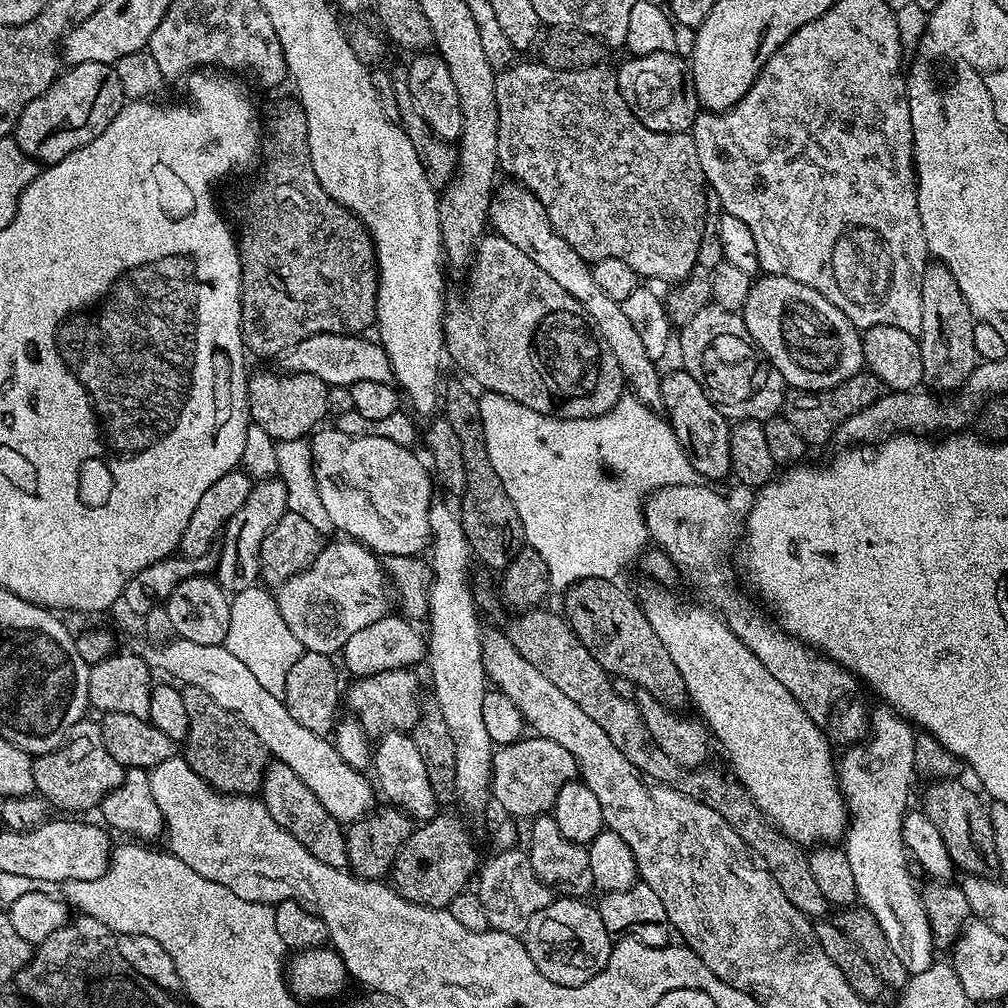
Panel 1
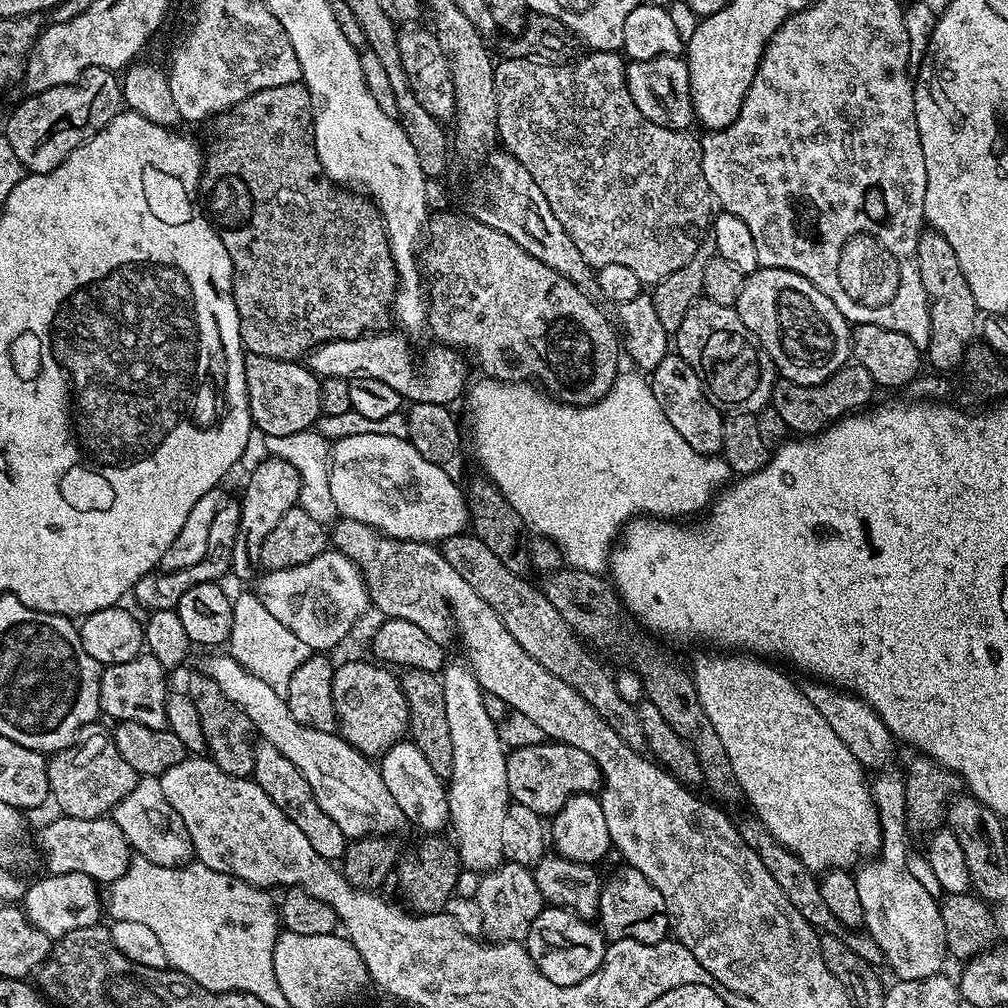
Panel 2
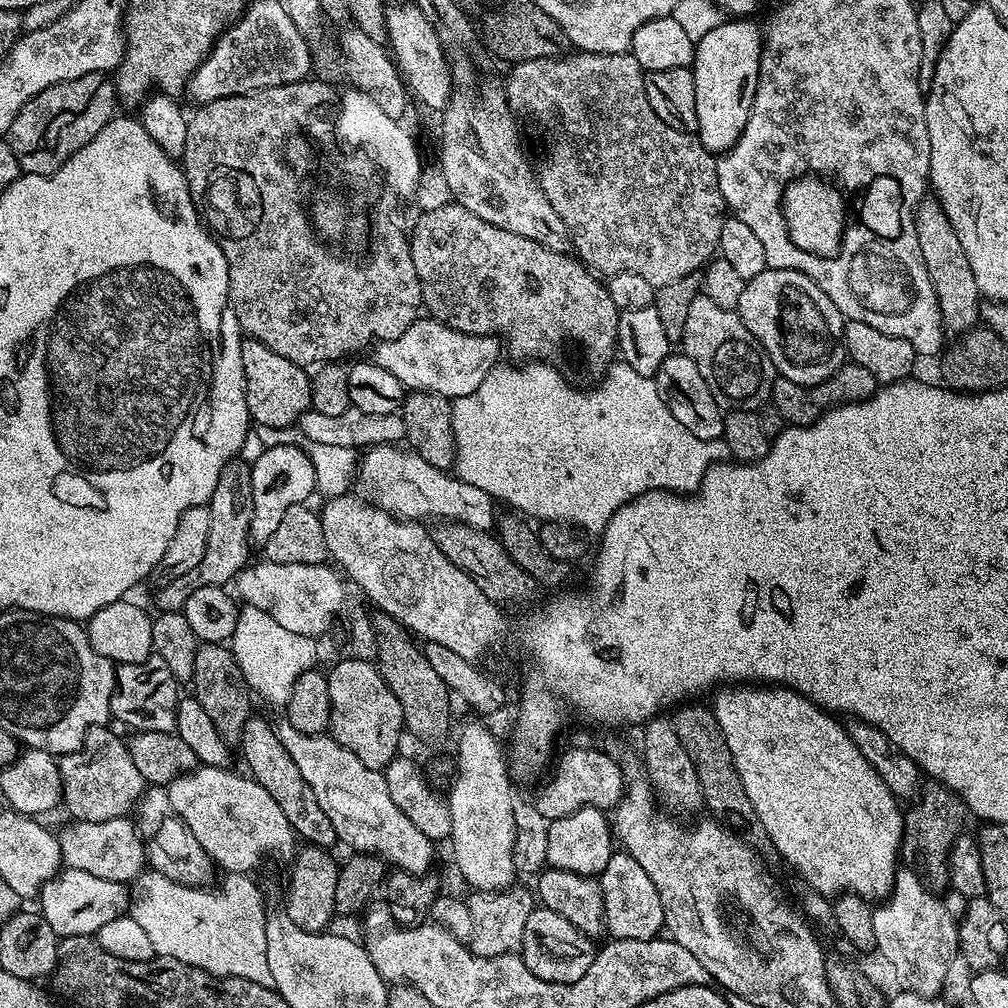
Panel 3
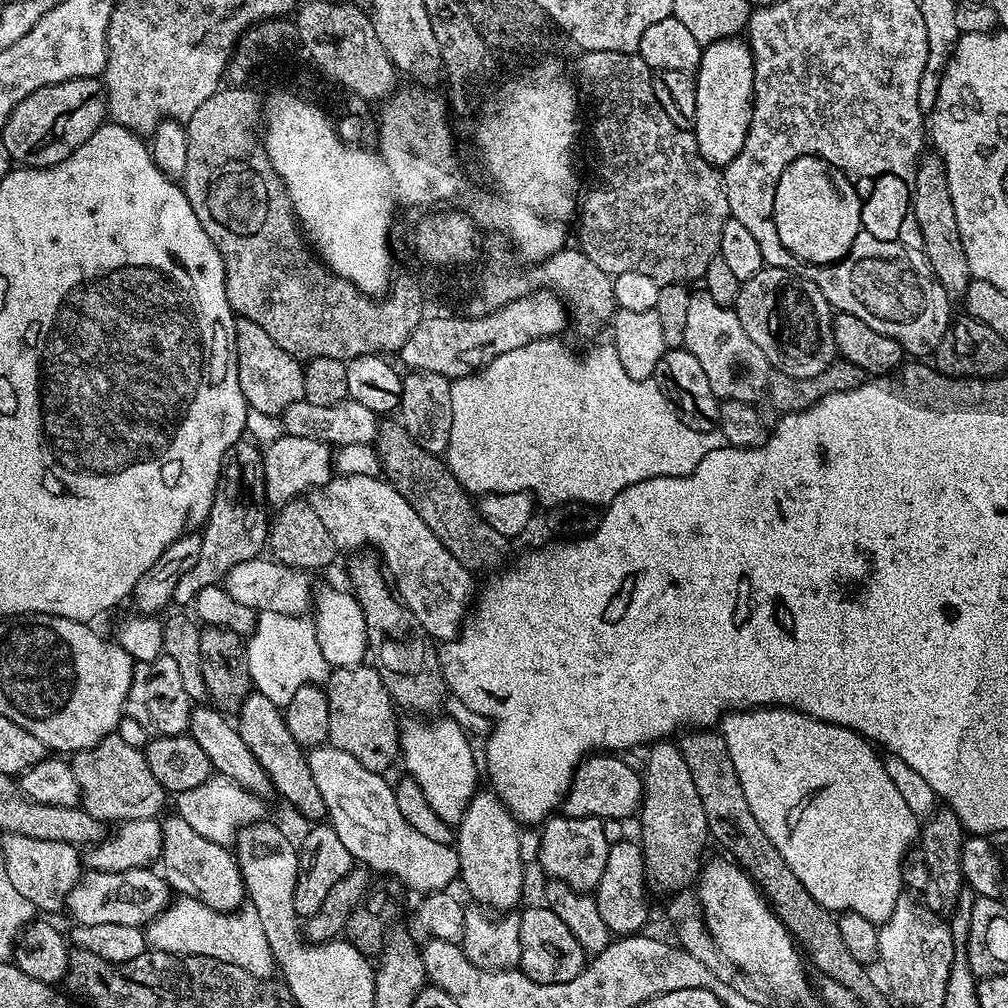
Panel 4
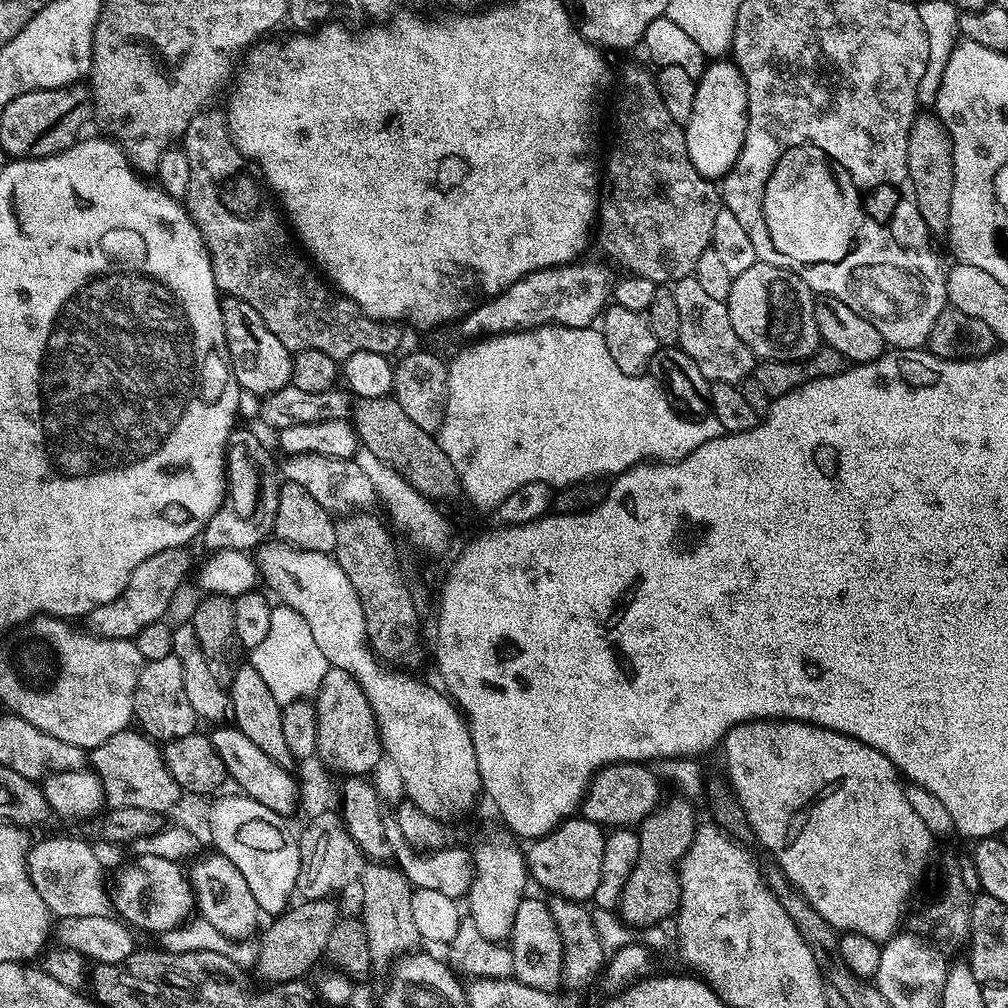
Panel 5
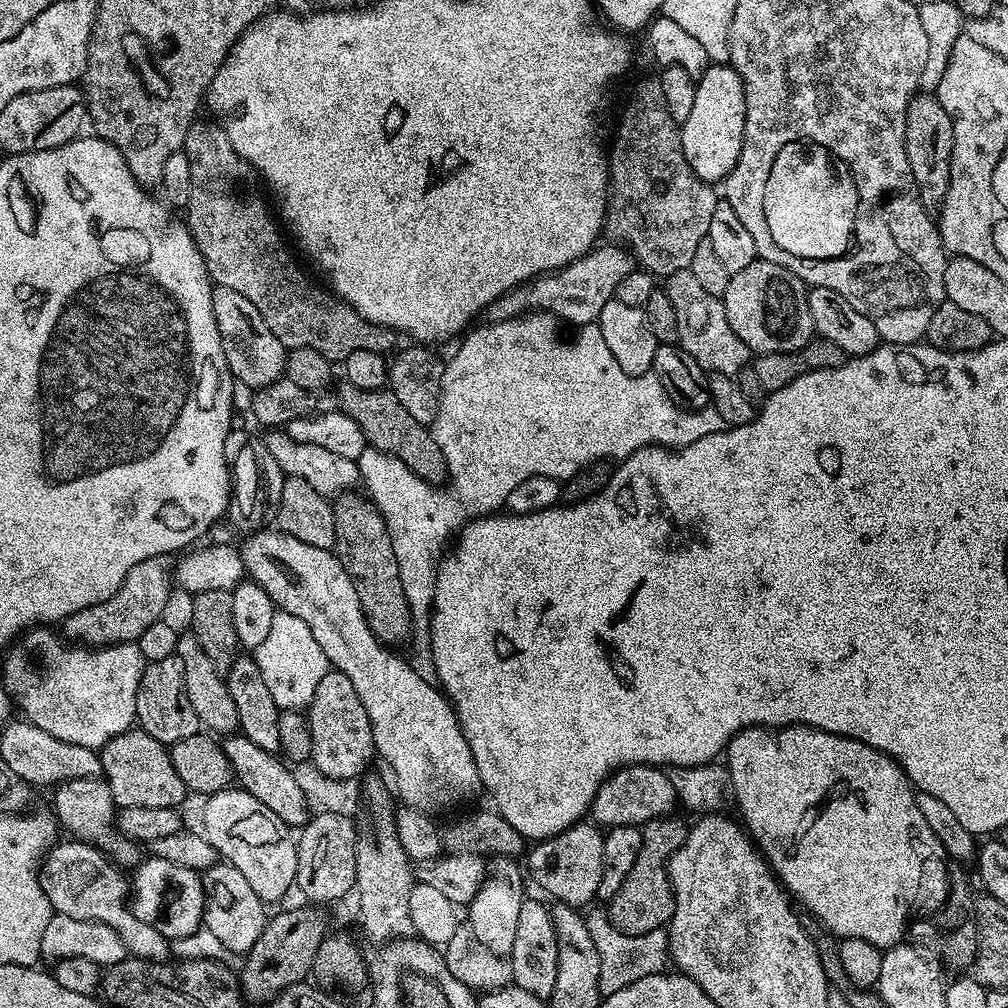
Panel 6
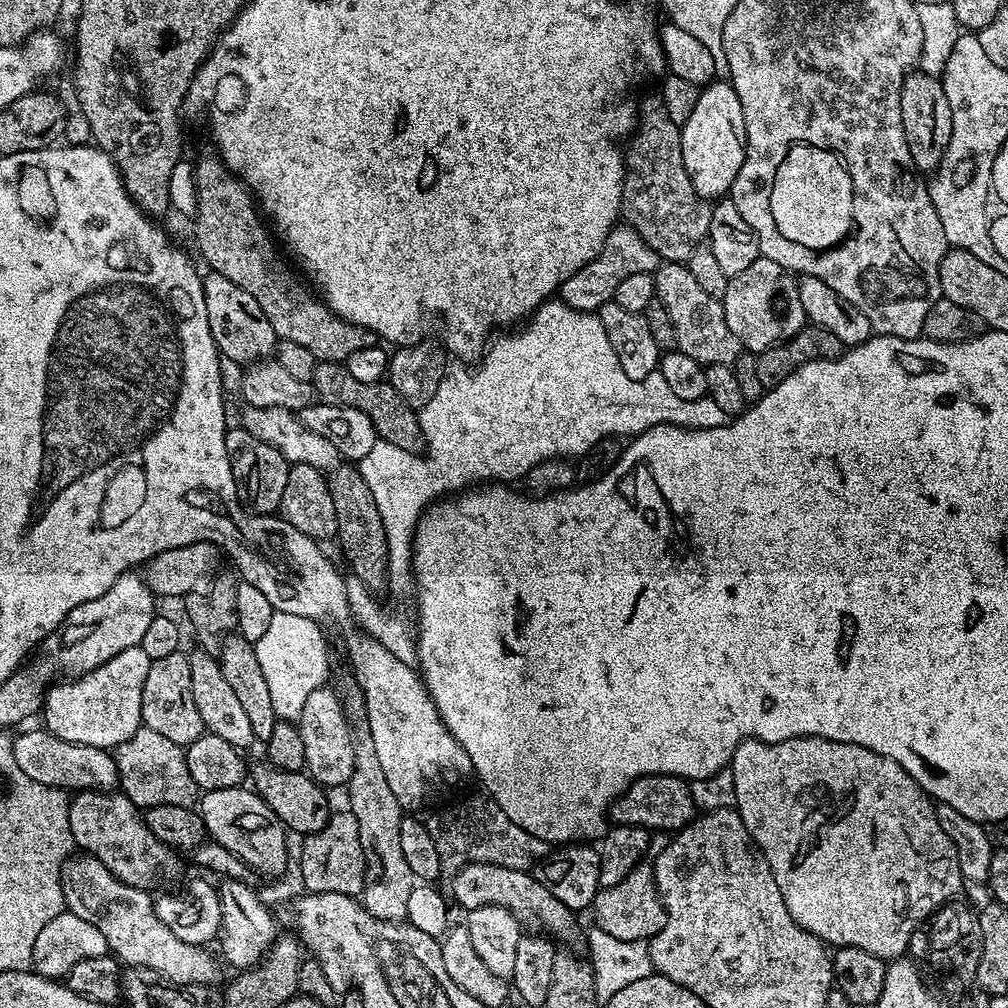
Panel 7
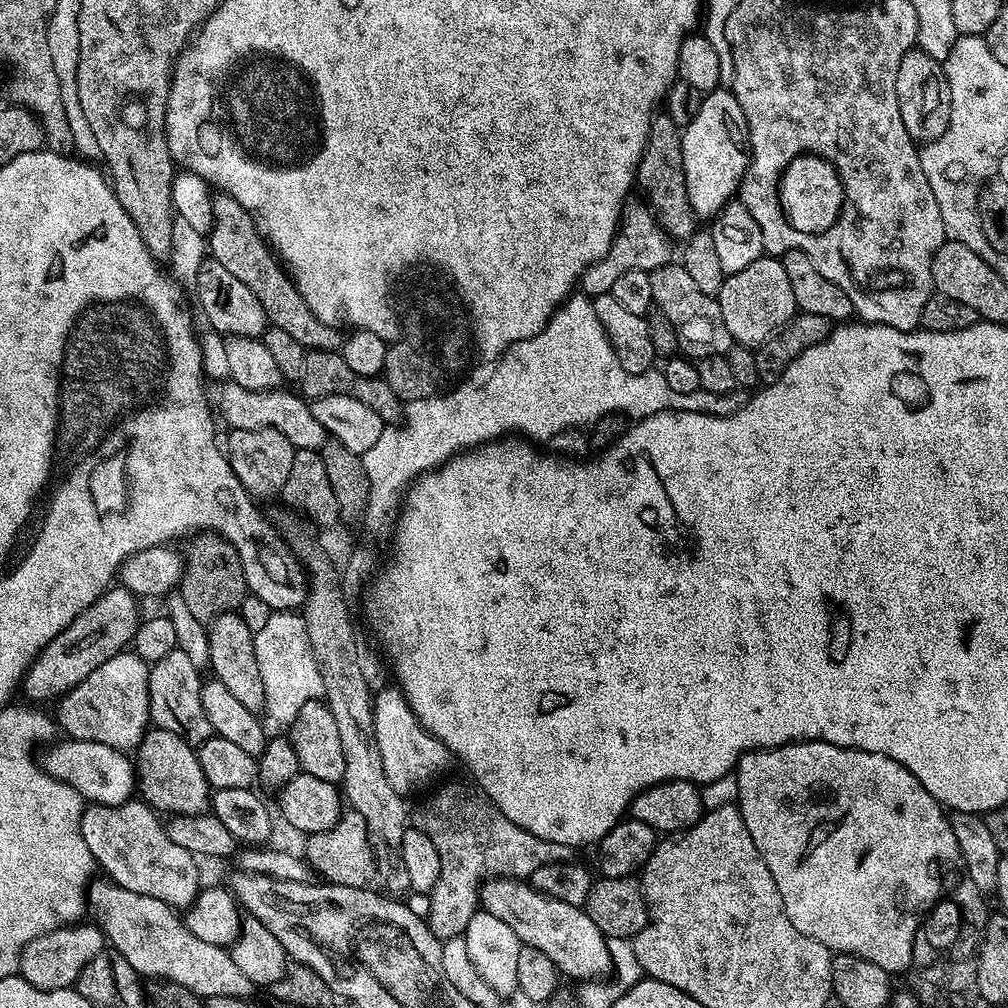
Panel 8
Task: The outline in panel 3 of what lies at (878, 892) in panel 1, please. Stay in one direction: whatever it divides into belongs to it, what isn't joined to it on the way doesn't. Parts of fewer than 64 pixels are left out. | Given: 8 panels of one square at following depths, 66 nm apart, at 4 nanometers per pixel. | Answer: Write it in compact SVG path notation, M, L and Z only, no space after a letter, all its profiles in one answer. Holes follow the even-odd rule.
M904 866L897 871L892 891L883 903L873 907L872 917L876 948L892 967L899 987L923 996L940 996L948 967L960 951L958 920L950 916L943 899L913 869Z

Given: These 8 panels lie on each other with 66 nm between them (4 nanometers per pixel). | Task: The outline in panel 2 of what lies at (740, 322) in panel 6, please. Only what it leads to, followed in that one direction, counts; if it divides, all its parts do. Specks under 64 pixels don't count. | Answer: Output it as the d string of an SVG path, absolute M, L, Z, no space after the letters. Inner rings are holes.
M759 267L745 279L742 294L738 294L734 307L746 330L753 332L766 354L770 354L777 373L783 379L806 386L824 384L853 359L849 320L840 313L838 306L834 306L834 302L830 302L830 298L826 298L826 294L822 294L822 290L818 290L818 286L802 278L802 274L785 268Z

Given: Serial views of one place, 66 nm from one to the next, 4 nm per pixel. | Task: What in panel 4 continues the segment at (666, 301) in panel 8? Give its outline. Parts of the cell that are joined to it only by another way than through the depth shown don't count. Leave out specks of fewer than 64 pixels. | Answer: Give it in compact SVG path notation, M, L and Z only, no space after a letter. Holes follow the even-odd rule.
M703 290L693 291L686 311L686 330L683 347L688 349L702 365L710 390L721 400L737 400L755 405L765 395L768 387L770 365L766 354L742 330L735 311L731 307L714 302Z

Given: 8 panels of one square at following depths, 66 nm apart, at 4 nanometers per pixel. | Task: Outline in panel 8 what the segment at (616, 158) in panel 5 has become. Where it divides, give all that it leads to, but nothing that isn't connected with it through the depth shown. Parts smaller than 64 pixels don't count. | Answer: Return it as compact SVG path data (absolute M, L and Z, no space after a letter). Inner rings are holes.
M657 114L652 118L652 129L644 157L640 160L640 168L636 171L639 187L644 187L650 205L660 227L669 237L687 241L688 237L698 228L698 217L692 210L686 194L686 178L682 170L682 132L674 121L666 114Z

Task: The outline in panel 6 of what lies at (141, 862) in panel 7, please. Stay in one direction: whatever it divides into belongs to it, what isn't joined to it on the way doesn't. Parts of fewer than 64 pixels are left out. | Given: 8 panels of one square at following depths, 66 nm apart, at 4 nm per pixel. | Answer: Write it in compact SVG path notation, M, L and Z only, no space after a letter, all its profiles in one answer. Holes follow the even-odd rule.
M74 778L55 785L51 811L59 827L64 828L77 840L83 840L100 849L111 863L124 870L135 869L142 859L141 845L119 830L113 830L117 806L110 794L110 786L102 778ZM112 831L112 832L111 832ZM128 868L128 869L127 869Z

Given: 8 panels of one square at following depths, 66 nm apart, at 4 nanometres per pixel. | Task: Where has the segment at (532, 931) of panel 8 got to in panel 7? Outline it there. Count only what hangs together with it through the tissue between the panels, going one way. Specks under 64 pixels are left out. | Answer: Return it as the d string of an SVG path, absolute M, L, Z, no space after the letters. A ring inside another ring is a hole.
M465 864L459 872L451 877L451 880L452 896L464 907L464 910L481 908L486 904L497 904L510 910L510 914L514 914L514 918L520 921L521 925L528 927L529 924L532 927L529 929L539 930L552 938L568 936L576 928L577 913L573 909L562 906L562 902L558 902L558 898L554 898L554 894L550 894L550 890L546 890L546 886L542 886L542 882L533 878L531 871L510 870L506 866L497 864Z

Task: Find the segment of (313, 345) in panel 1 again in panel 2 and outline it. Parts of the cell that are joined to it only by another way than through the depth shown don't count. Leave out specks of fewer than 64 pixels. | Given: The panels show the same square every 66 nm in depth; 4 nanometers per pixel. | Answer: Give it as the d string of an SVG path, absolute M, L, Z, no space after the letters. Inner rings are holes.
M369 334L353 340L335 340L312 349L306 357L306 367L324 380L342 378L350 381L359 376L378 378L386 386L398 390L401 398L408 402L421 404L455 405L455 400L464 392L464 383L468 380L468 364L455 348L435 346L424 360L424 376L416 369L412 361L412 352L400 336L393 334Z

